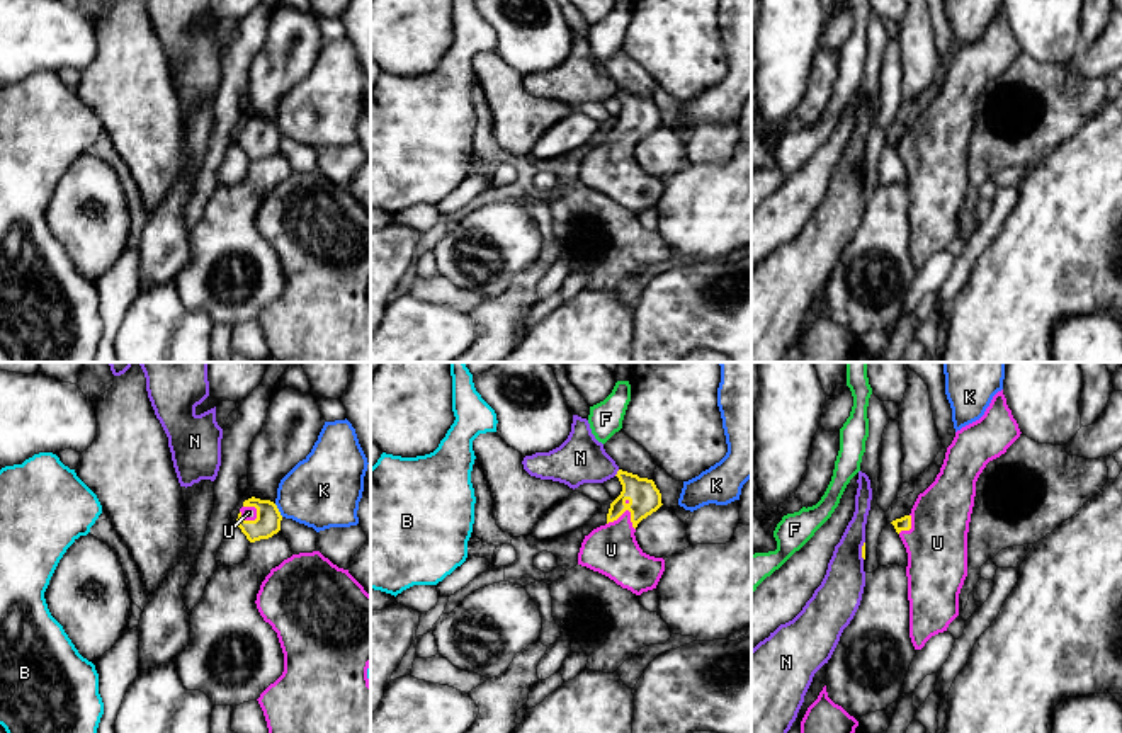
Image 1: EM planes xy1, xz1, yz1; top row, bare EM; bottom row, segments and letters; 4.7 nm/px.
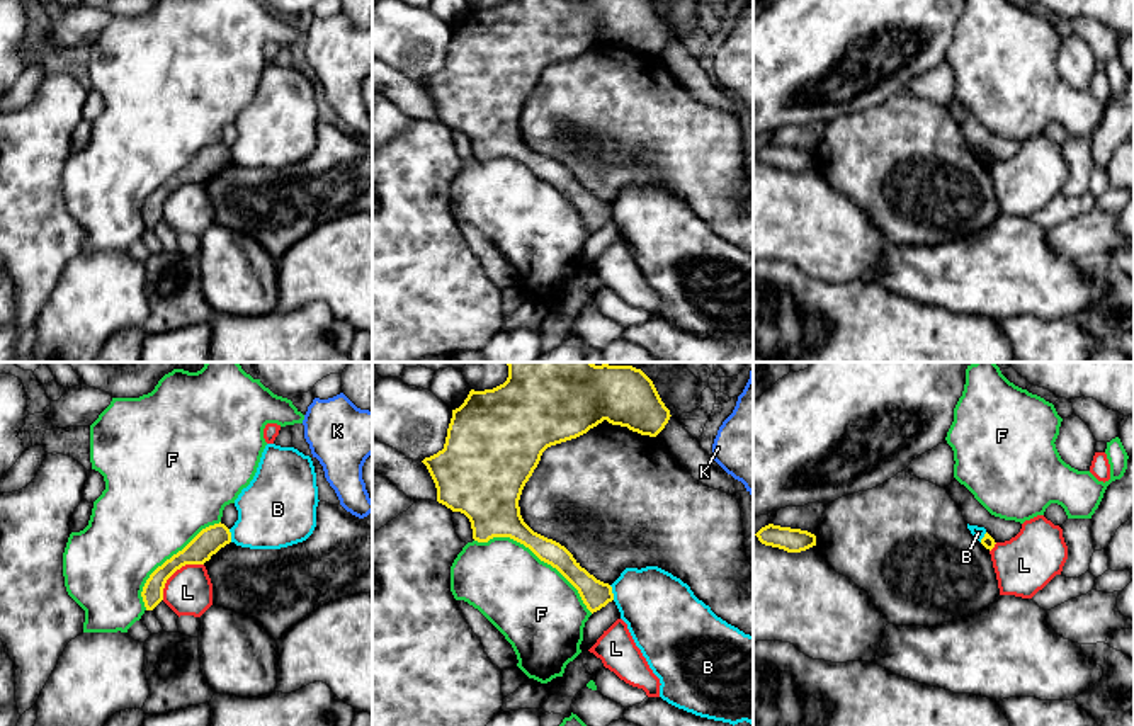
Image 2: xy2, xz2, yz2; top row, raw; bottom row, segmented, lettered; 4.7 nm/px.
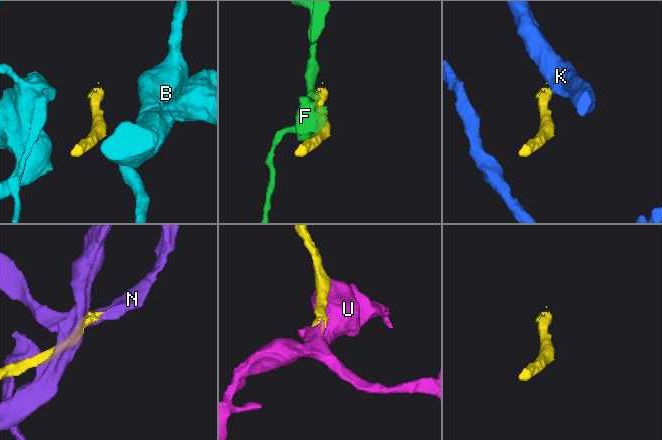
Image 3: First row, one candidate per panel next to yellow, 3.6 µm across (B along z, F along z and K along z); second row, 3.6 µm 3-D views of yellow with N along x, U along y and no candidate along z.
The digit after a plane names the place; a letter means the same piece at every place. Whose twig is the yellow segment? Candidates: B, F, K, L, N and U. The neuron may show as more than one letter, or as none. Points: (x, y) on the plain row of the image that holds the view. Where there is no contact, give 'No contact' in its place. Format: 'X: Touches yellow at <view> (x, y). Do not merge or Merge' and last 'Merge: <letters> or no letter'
B: Touches yellow at xz2 (611, 211). Do not merge
F: Touches yellow at xz2 (538, 175). Do not merge
K: Touches yellow at xy1 (277, 130). Do not merge
L: Touches yellow at xy2 (175, 189). Do not merge
N: Touches yellow at xz1 (617, 92). Do not merge
U: Touches yellow at xy1 (255, 126). Merge
Merge: U

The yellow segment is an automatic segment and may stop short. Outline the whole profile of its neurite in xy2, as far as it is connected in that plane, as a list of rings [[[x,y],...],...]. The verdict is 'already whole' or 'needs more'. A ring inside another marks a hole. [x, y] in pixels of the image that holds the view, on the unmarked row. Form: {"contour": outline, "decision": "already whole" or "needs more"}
{"contour": [[[224,143],[202,148],[182,170],[150,194],[141,211],[146,230],[153,230],[163,219],[165,202],[177,189],[185,184],[204,184],[230,162],[231,151]]], "decision": "already whole"}

